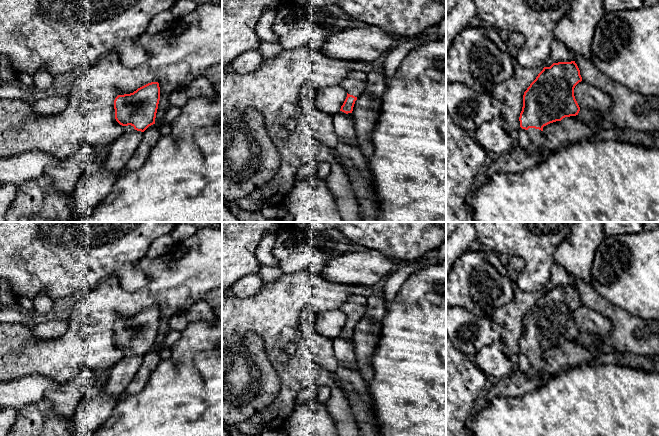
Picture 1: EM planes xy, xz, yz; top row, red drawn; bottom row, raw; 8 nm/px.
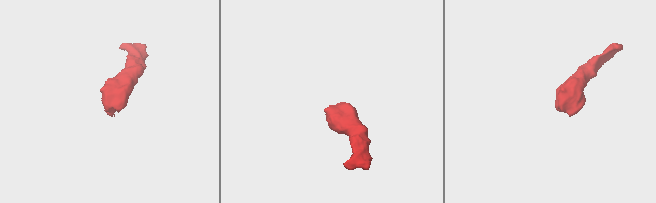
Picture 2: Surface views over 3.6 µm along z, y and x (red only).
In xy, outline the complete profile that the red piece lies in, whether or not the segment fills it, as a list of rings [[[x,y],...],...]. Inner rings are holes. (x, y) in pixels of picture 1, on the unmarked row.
[[[158,306],[148,307],[130,318],[118,319],[114,324],[115,343],[124,351],[122,360],[111,368],[104,391],[120,397],[140,368],[143,356],[155,348],[160,324]]]

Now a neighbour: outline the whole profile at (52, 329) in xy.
[[[51,320],[36,324],[31,328],[38,339],[49,340],[63,335],[69,326],[69,320]]]

